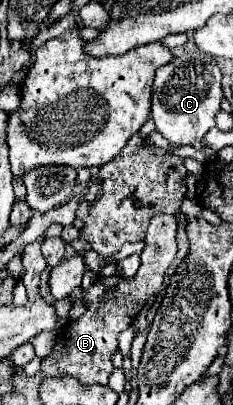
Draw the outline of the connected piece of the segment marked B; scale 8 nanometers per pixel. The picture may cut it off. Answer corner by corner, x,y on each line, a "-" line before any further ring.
162,213
150,221
145,238
148,247
145,247
140,255
140,269
134,277
128,279
120,275
112,275
112,277
100,275
92,283
92,287
88,287
86,291
78,287
74,289
74,293
70,293
70,303
72,305
82,303
86,311
82,313
82,317
70,321
68,327
64,327
58,333
54,349
42,361
42,367
40,367
42,375
48,375
48,377
72,375
84,385
92,385
92,383
108,385
108,377
114,371
112,355
118,349
120,331
132,325
132,321
142,311
150,295
160,293
166,269
172,265
176,257
176,251
178,251
176,249
176,227
178,225
176,224
178,223
174,215
162,215

